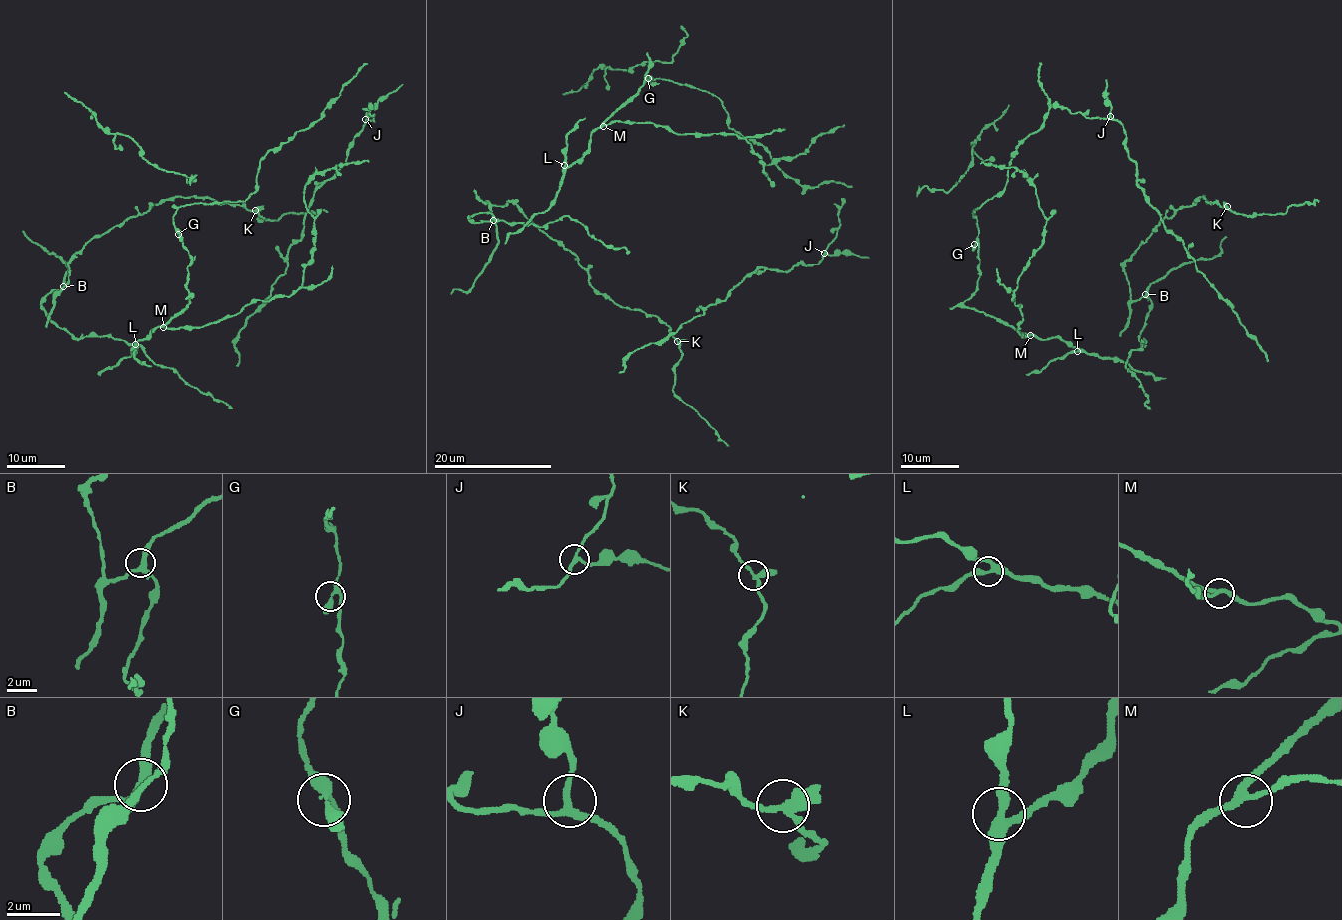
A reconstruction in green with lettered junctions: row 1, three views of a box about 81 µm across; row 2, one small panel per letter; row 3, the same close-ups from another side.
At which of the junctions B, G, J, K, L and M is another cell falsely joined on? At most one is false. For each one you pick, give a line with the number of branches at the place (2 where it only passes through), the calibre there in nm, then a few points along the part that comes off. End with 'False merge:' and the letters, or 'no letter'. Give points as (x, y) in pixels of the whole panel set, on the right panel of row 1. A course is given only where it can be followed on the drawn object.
False merge: no letter

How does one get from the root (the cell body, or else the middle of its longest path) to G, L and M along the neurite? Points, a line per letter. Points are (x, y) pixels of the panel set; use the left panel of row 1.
G: (189, 298), (186, 285), (191, 256), (178, 234)
L: (189, 298), (186, 307), (135, 344)
M: (189, 298), (186, 307), (163, 327)

